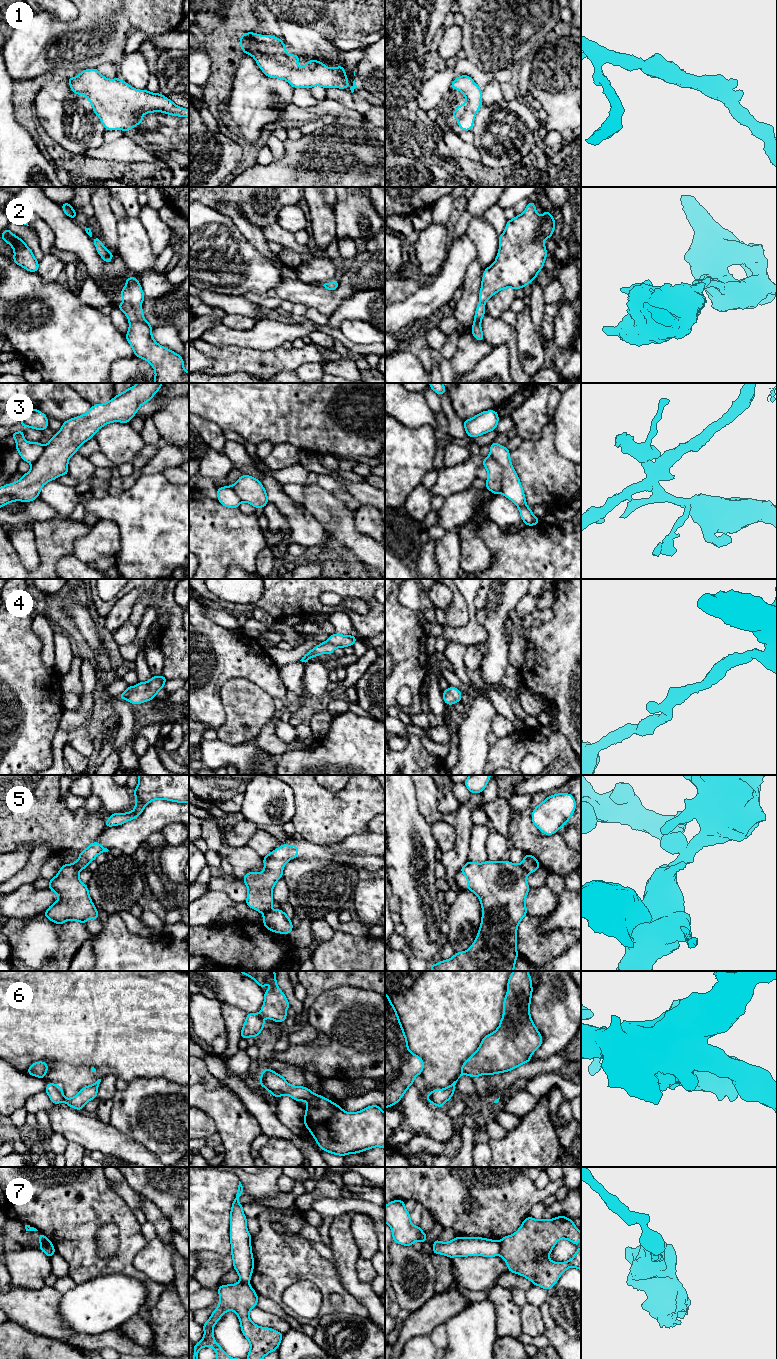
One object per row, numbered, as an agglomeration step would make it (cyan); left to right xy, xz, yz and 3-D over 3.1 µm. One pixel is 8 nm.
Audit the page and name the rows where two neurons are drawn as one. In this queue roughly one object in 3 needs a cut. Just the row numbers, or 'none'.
3, 5, 6, 7

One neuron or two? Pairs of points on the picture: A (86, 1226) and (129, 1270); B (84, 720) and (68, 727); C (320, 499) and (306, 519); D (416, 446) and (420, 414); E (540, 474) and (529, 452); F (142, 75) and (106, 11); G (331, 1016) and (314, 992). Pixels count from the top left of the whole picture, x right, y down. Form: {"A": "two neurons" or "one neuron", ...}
{"A": "one neuron", "B": "one neuron", "C": "two neurons", "D": "two neurons", "E": "one neuron", "F": "two neurons", "G": "two neurons"}

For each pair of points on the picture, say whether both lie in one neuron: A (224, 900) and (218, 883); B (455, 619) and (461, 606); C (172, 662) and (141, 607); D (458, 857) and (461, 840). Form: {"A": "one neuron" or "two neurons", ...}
{"A": "two neurons", "B": "one neuron", "C": "one neuron", "D": "one neuron"}

